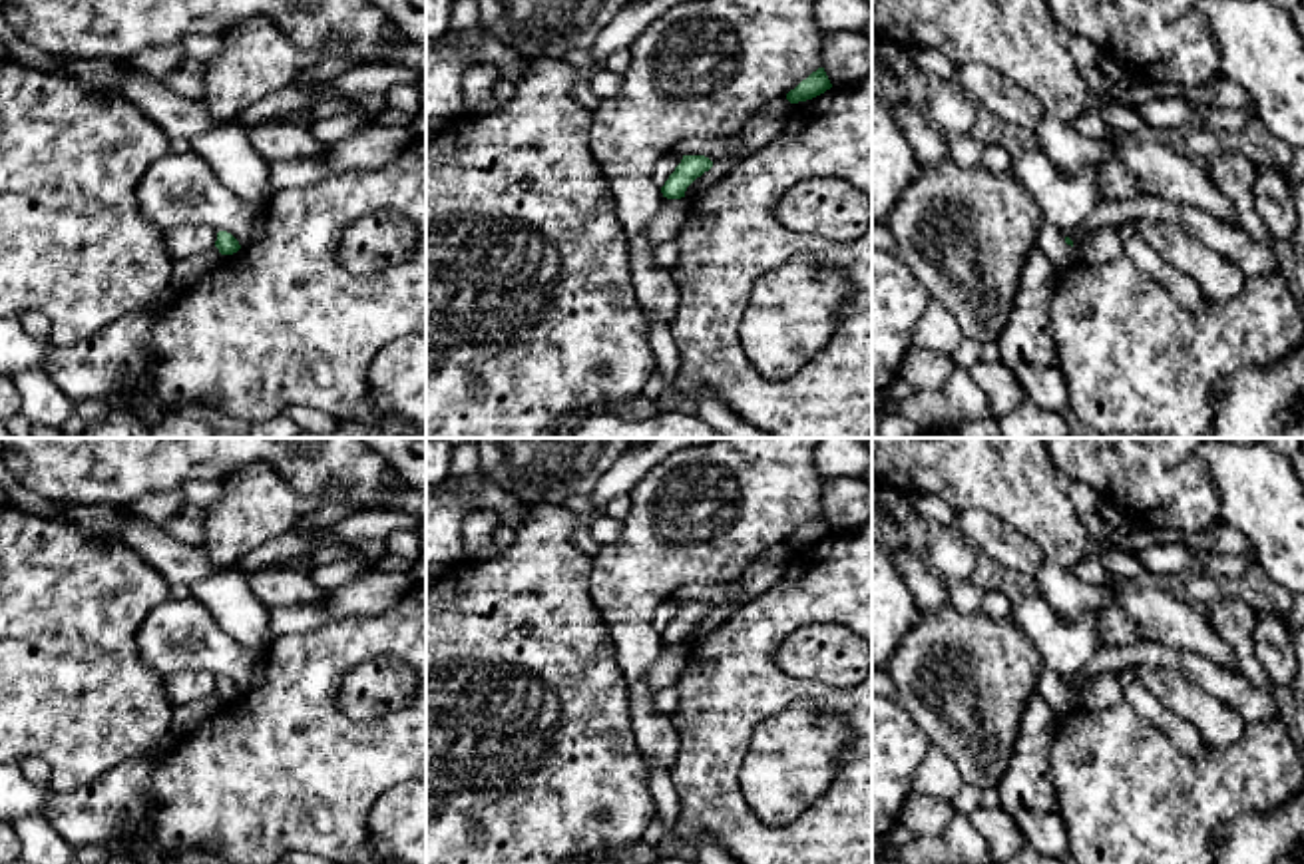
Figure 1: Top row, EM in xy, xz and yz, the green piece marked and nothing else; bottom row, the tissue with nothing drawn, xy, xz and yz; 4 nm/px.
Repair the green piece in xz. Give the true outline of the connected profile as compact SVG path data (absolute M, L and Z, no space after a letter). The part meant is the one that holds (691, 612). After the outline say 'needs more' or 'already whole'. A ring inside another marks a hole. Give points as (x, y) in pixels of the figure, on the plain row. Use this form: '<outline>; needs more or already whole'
M683 601L681 609L669 621L661 633L663 643L681 645L685 643L687 633L713 613L713 607L705 601Z; already whole

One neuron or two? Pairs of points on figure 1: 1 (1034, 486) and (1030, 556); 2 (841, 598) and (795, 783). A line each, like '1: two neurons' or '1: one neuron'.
1: two neurons
2: two neurons

